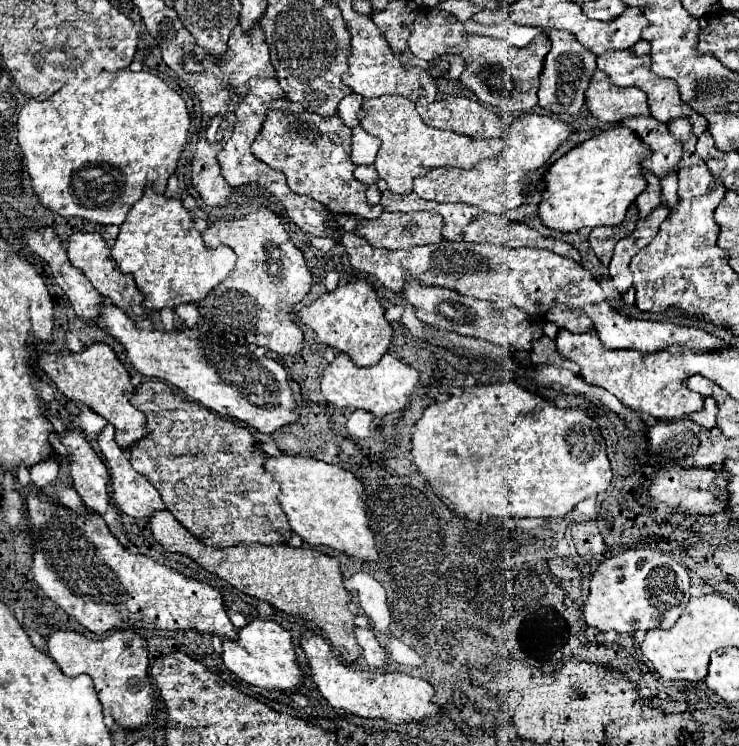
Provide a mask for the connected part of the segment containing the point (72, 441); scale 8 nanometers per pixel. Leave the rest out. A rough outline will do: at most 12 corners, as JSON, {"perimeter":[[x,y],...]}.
{"perimeter":[[70,426],[62,444],[72,452],[72,482],[86,508],[114,512],[108,468],[82,432]]}

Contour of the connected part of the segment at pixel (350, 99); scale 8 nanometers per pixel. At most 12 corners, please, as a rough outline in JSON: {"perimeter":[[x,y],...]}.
{"perimeter":[[350,94],[340,102],[344,126],[358,126],[360,94]]}

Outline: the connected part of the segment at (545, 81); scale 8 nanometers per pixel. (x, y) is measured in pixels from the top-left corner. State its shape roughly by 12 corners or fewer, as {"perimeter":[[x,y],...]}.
{"perimeter":[[552,30],[540,108],[576,118],[596,56]]}

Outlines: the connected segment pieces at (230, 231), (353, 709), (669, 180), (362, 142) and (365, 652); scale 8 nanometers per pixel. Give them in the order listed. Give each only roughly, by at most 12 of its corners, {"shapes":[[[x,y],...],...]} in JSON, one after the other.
{"shapes":[[[278,216],[210,224],[238,256],[198,302],[214,334],[282,356],[312,274]],[[302,638],[312,680],[334,708],[434,726],[434,688],[400,672],[344,664]],[[676,174],[664,176],[662,196],[668,210],[676,208]],[[352,128],[352,162],[374,164],[380,138]],[[356,628],[366,666],[382,670],[388,652],[372,630]]]}

